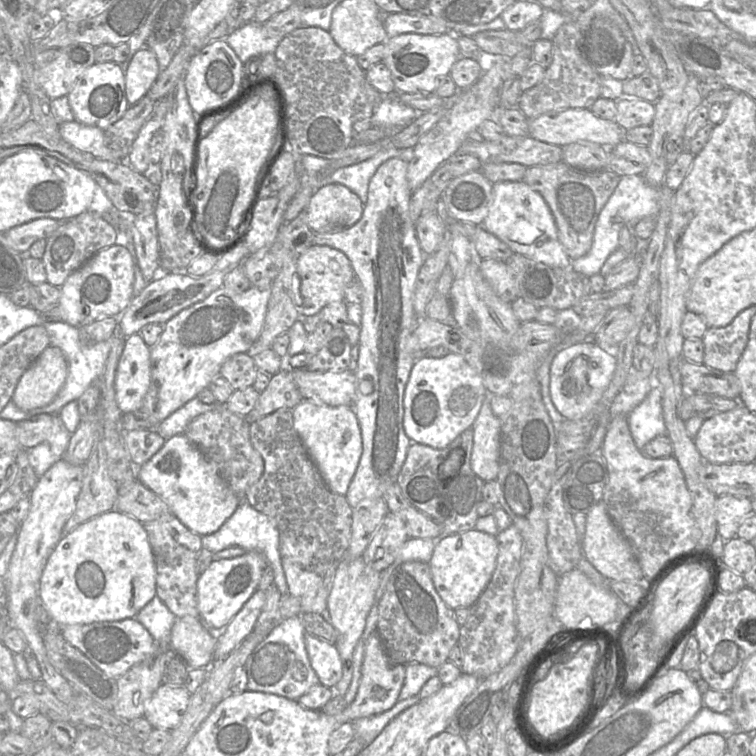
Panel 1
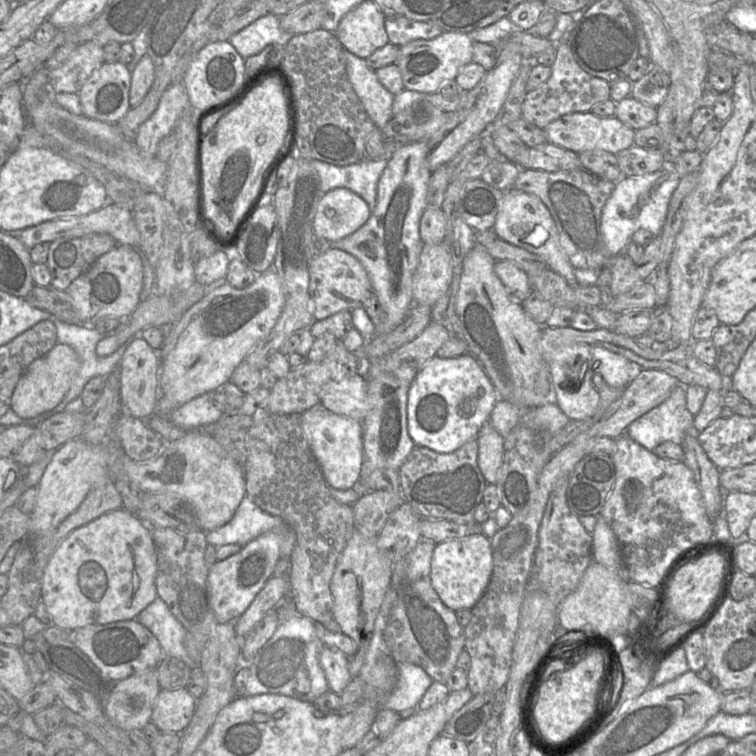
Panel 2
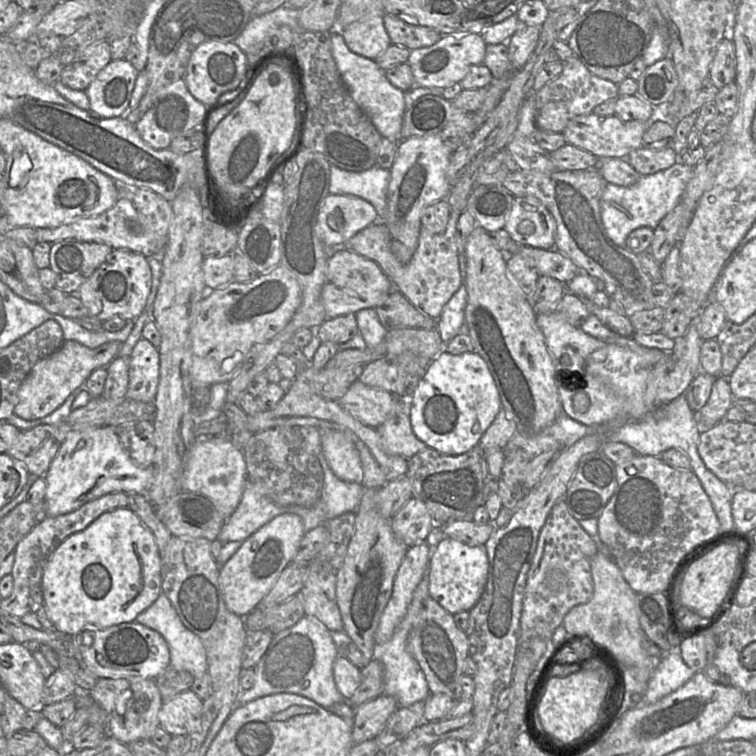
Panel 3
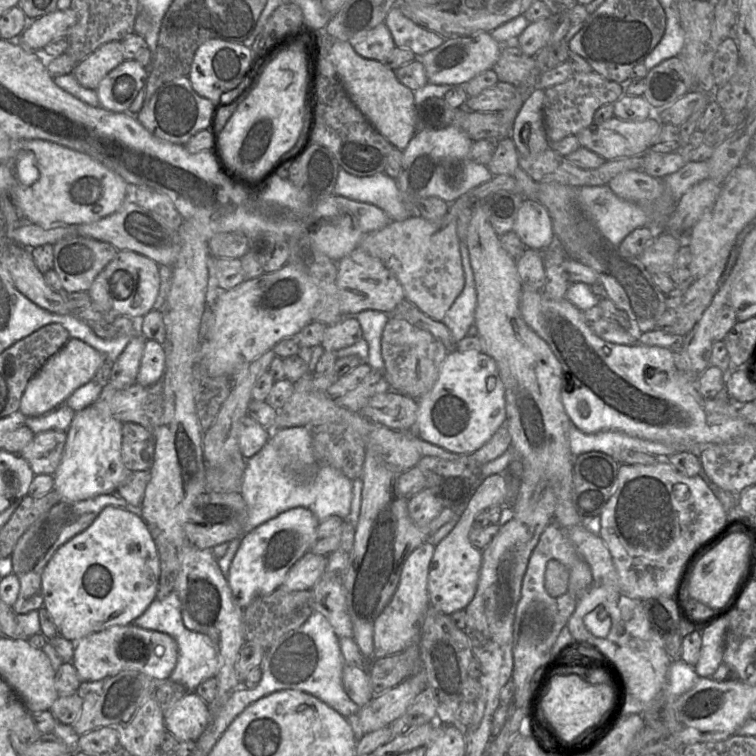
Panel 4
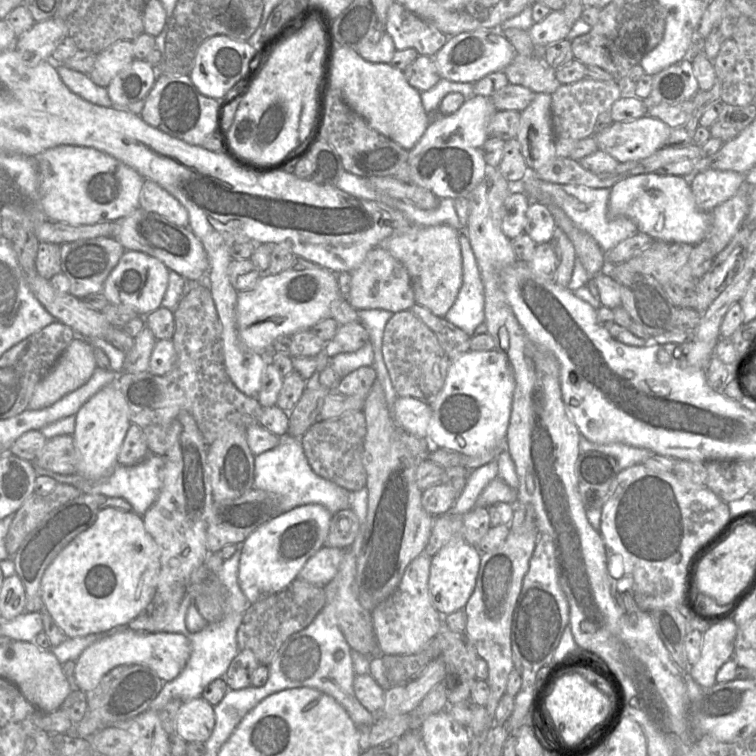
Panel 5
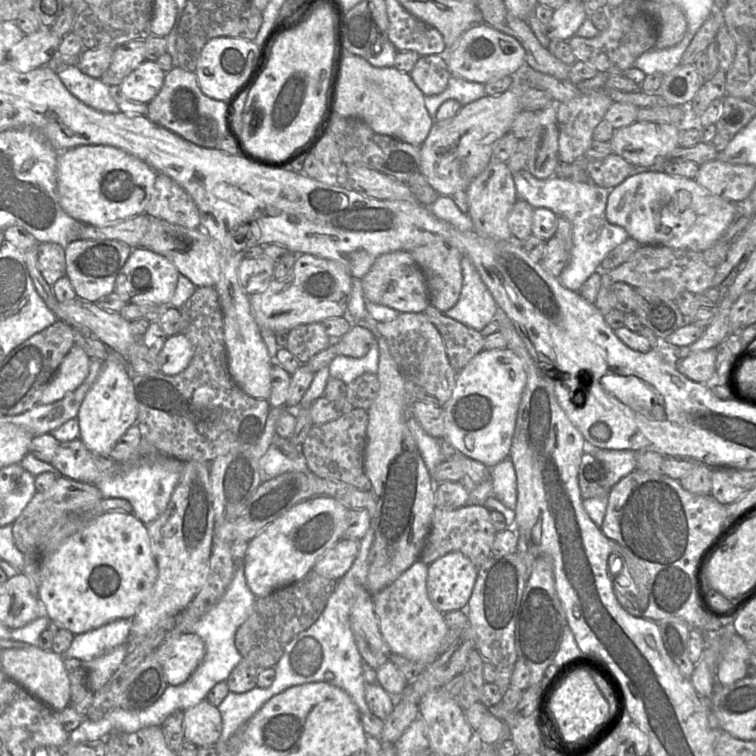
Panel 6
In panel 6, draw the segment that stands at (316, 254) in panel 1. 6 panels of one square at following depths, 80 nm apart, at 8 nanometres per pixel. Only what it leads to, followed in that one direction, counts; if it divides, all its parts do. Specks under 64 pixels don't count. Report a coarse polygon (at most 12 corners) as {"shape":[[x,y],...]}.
{"shape":[[407,251],[380,255],[361,278],[366,301],[399,313],[430,305]]}

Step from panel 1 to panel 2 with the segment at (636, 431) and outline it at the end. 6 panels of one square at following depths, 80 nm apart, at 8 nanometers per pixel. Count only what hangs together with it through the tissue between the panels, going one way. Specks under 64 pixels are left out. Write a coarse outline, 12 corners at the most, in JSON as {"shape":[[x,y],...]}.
{"shape":[[678,385],[625,433],[652,452],[696,433]]}

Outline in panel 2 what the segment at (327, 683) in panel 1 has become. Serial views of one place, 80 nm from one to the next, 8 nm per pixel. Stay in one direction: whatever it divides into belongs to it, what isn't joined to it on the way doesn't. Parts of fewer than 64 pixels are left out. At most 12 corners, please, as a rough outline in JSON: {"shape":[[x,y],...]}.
{"shape":[[324,645],[319,662],[329,690],[340,695],[352,679],[348,657]]}

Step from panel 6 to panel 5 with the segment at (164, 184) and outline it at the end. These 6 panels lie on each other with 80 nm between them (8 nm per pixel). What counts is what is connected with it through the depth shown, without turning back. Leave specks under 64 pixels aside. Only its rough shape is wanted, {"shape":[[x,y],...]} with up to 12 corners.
{"shape":[[144,181],[139,205],[179,226],[186,208],[154,181]]}

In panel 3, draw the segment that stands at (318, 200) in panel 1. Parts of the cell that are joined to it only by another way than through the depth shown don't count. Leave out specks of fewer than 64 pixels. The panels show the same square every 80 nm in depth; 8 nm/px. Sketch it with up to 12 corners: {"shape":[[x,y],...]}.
{"shape":[[329,194],[316,234],[341,247],[378,219],[368,201]]}

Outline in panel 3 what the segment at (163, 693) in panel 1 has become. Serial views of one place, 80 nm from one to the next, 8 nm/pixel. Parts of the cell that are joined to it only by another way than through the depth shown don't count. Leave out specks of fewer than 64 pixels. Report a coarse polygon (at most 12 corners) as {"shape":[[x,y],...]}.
{"shape":[[186,690],[163,701],[160,727],[171,736],[198,730],[203,700]]}

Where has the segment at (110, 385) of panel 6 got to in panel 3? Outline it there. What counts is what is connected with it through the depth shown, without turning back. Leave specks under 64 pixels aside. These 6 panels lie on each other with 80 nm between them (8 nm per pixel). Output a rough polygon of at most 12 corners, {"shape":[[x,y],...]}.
{"shape":[[114,427],[70,431],[43,477],[46,515],[145,493],[152,465]]}

